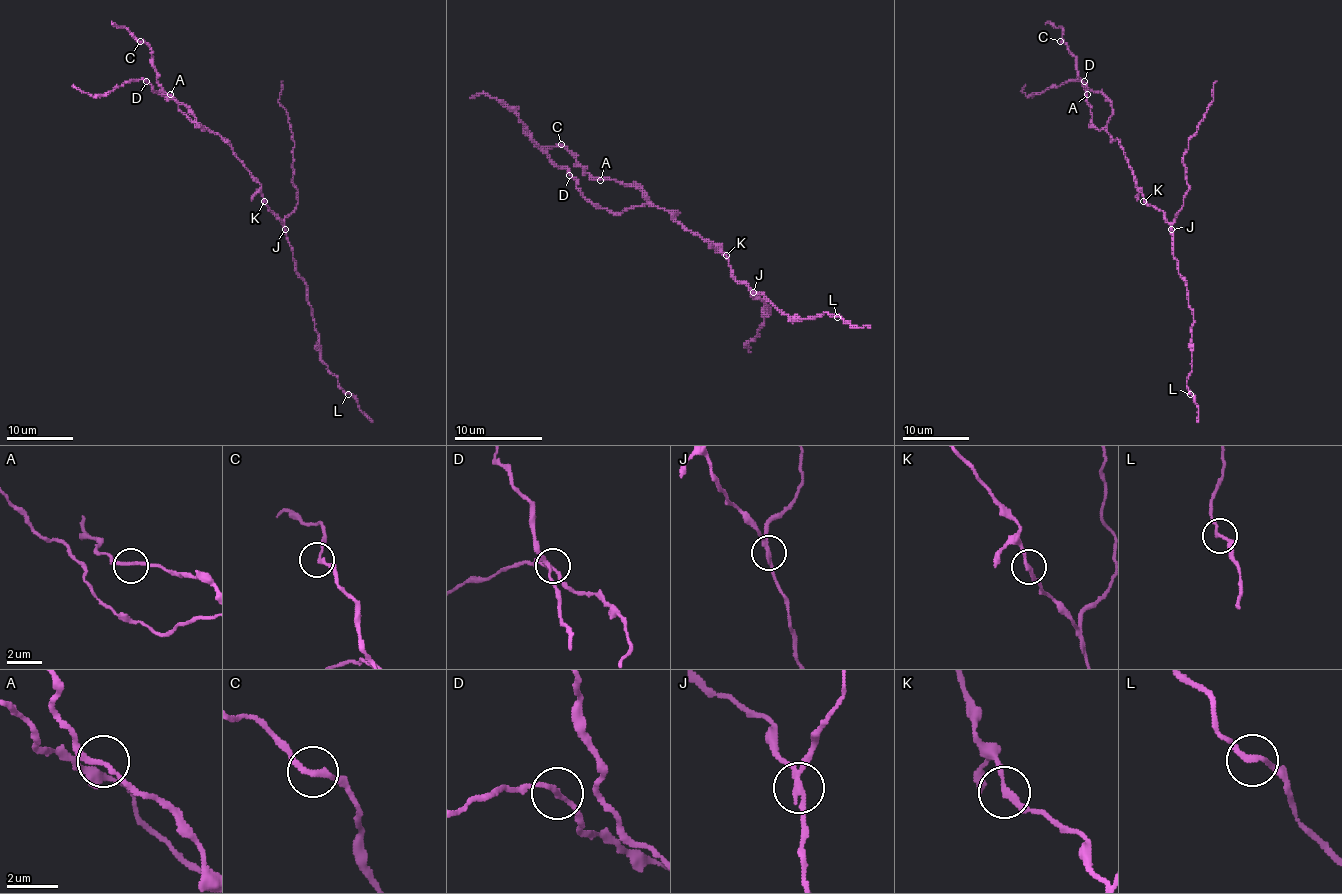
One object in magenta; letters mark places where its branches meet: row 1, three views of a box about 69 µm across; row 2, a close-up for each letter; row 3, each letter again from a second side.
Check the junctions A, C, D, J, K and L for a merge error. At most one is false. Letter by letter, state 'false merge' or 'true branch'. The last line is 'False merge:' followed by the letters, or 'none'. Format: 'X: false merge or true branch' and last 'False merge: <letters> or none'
A: true branch
C: true branch
D: true branch
J: false merge
K: true branch
L: true branch
False merge: J

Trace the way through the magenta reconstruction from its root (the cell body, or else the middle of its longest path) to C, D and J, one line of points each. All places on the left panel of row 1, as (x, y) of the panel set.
C: (261, 189), (230, 142), (205, 129), (181, 103), (176, 103), (163, 89), (156, 79), (151, 51), (140, 41)
D: (261, 189), (226, 139), (193, 123), (173, 99), (155, 93), (146, 81)
J: (261, 189), (264, 202), (284, 229)

